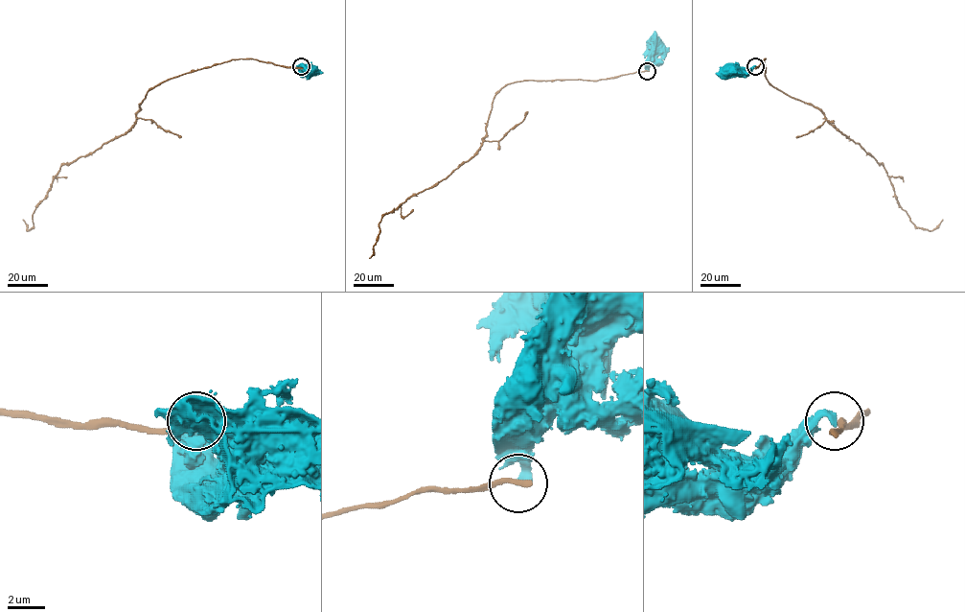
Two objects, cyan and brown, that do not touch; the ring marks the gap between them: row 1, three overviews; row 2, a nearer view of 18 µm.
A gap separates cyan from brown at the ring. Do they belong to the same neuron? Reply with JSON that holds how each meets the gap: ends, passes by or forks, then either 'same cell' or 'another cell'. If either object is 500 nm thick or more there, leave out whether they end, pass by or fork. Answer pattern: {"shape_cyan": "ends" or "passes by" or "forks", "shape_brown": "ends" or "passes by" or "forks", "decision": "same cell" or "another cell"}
{"decision": "another cell"}

